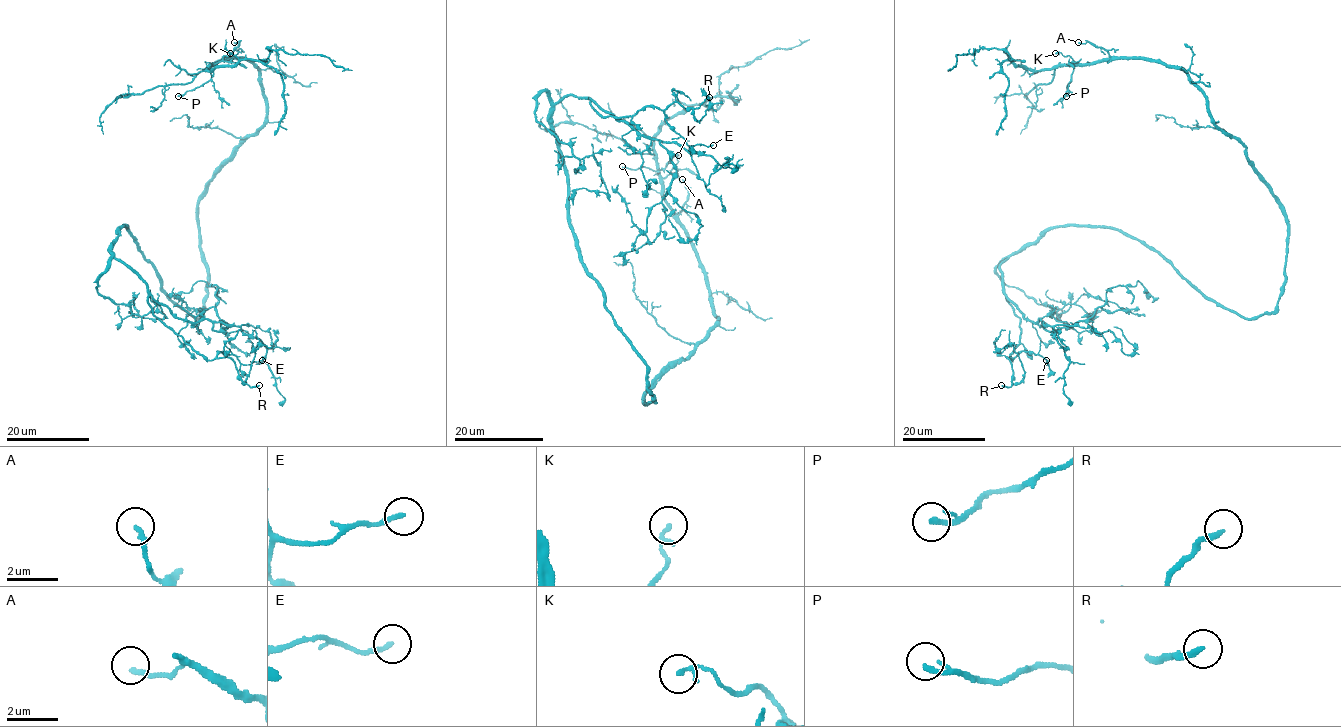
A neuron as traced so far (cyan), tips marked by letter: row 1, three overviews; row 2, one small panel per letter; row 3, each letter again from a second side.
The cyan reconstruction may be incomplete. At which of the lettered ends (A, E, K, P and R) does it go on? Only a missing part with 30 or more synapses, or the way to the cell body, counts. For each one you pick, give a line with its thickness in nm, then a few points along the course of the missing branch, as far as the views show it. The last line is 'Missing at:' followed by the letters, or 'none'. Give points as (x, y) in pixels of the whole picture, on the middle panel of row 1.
E: 180 nm thick; missing branch runs (713, 145), (720, 141), (724, 134), (736, 140), (746, 133), (747, 137)
R: 220 nm thick; missing branch runs (709, 97), (714, 91), (719, 91), (728, 109), (728, 118)
Missing at: E, R

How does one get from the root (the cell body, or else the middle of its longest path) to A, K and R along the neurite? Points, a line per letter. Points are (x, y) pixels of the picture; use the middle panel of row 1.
A: (651, 393), (655, 401), (645, 403), (658, 380), (717, 323), (706, 273), (677, 216), (688, 195), (682, 179)
K: (651, 393), (655, 401), (645, 403), (658, 380), (717, 323), (698, 253), (664, 195), (662, 179), (678, 155)
R: (651, 393), (642, 356), (582, 265), (551, 109), (588, 97), (602, 116), (632, 117), (709, 97)

